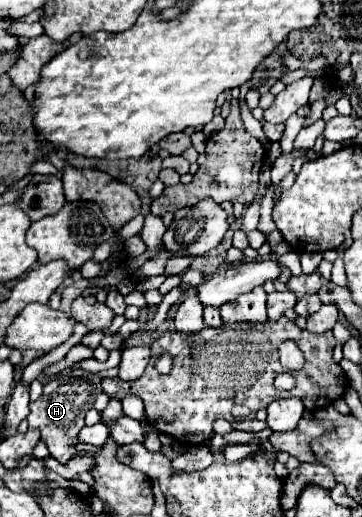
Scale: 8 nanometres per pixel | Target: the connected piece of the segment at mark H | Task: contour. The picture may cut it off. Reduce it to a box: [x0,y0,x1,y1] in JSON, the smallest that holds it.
[27,369,117,463]

